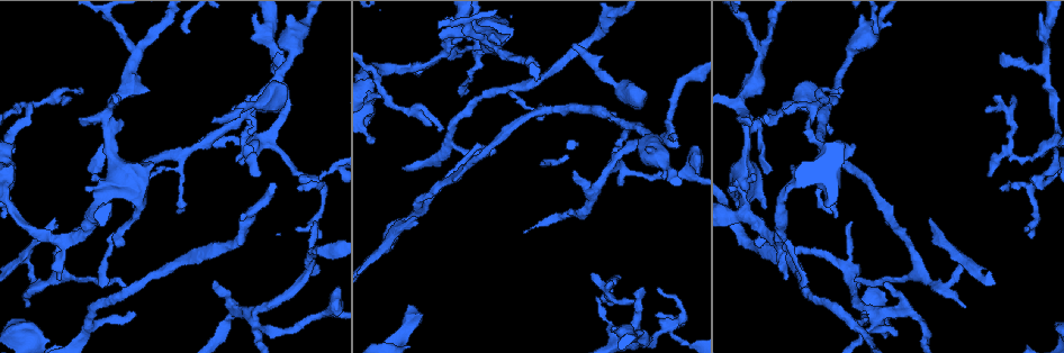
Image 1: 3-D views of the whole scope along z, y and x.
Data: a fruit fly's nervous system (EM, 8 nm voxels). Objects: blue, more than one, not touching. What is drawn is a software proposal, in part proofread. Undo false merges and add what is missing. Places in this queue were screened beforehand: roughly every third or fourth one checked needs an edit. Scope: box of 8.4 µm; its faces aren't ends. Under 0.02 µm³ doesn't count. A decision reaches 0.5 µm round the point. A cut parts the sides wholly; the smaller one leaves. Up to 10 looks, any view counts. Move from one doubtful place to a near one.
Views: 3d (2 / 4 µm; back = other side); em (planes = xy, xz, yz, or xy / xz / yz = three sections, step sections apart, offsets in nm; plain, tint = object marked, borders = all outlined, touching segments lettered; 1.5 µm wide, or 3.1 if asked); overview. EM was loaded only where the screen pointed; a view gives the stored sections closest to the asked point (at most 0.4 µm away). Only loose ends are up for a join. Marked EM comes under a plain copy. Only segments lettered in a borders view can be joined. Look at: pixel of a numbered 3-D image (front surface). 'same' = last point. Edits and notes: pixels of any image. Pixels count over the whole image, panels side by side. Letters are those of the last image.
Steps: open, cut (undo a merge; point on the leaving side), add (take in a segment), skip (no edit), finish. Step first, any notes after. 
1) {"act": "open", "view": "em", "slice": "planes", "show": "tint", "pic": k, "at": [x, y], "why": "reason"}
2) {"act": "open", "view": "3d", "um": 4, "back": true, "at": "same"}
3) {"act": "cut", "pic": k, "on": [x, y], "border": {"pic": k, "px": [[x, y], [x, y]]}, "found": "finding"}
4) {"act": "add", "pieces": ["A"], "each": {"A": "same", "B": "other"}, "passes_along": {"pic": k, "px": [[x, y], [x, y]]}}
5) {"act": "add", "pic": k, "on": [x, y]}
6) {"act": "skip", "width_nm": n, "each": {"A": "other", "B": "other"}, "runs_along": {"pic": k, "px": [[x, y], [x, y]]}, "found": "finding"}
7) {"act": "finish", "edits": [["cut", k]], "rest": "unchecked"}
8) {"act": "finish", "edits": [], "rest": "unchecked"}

{"act": "open", "view": "3d", "um": 2, "pic": 1, "at": [59, 280], "why": "tapers out"}

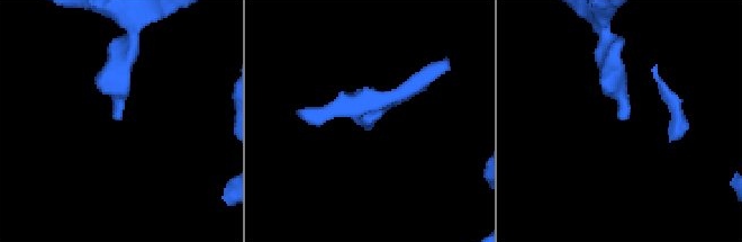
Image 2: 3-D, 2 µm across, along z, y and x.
{"act": "open", "view": "em", "slice": "yz", "step": 8, "show": "tint", "pic": 2, "at": [116, 119]}

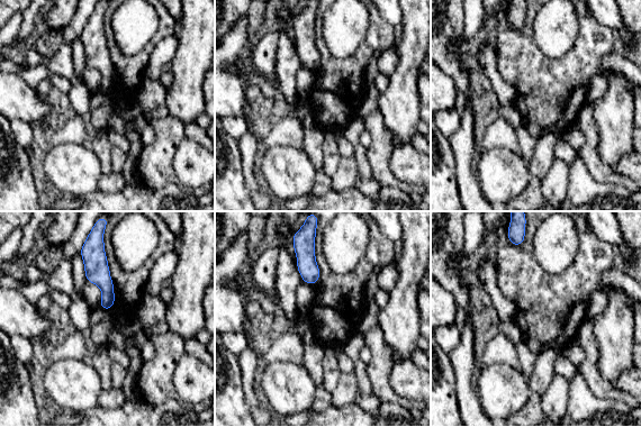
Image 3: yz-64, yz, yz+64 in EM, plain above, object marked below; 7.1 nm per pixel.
{"act": "open", "view": "em", "slice": "planes", "show": "borders", "at": "same", "why": "cut it another way"}

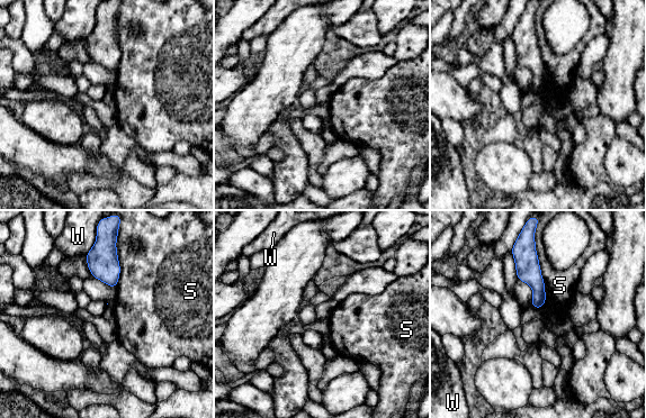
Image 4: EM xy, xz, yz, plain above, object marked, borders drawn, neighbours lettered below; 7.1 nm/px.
{"act": "skip", "each": {"S": "other", "W": "other"}, "border": {"pic": 4, "px": [[535, 229], [544, 306]]}, "found": "none of them fits"}

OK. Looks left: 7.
{"act": "open", "view": "3d", "um": 2, "pic": 1, "at": [835, 97], "why": "tapers out"}

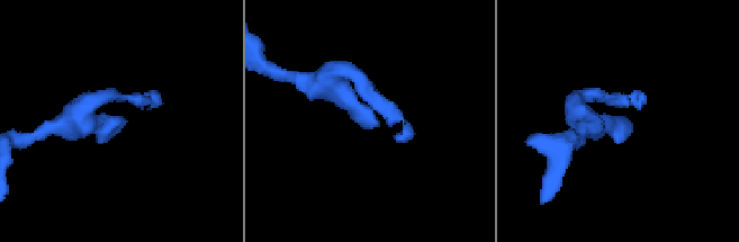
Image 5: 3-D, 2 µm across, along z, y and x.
{"act": "open", "view": "em", "slice": "xz", "step": 8, "show": "borders", "pic": 5, "at": [124, 121], "why": "need the tissue"}

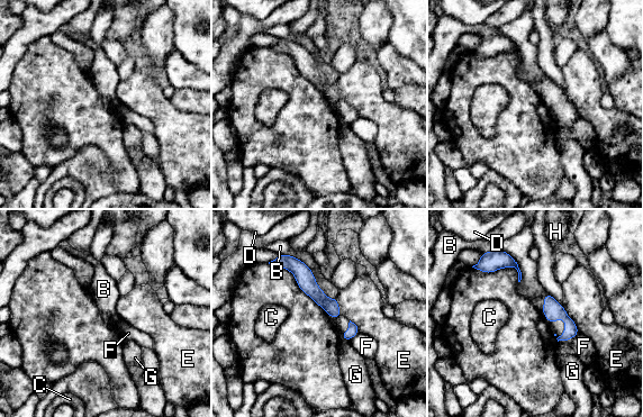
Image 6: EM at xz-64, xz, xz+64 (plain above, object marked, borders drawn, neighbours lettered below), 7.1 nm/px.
{"act": "open", "view": "em", "slice": "planes", "show": "borders", "at": "same"}

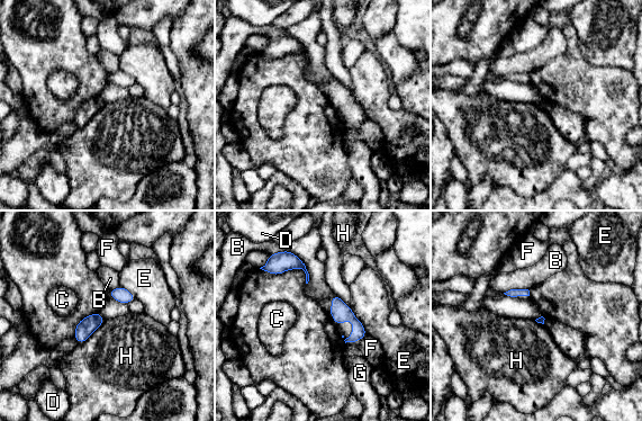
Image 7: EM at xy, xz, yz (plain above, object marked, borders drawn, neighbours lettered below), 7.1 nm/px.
{"act": "skip", "each": {"B": "other", "C": "other", "D": "other", "E": "other", "F": "other", "G": "other", "H": "other"}, "border": {"pic": 7, "px": [[105, 320], [79, 345]]}, "found": "none of them fits"}

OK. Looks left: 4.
{"act": "open", "view": "3d", "um": 4, "pic": 1, "at": [214, 117], "why": "tapers out"}

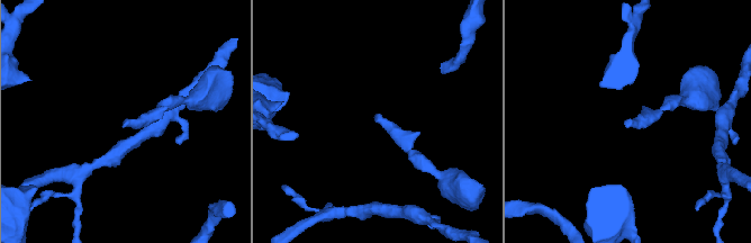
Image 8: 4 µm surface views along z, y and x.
{"act": "open", "view": "em", "slice": "xy", "step": 4, "show": "borders", "pic": 8, "at": [381, 116], "why": "shape alone is not enough"}

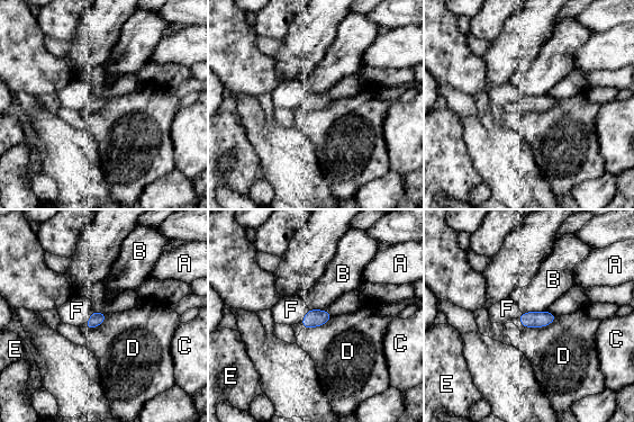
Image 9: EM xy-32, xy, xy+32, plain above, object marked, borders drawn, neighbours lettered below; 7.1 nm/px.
{"act": "open", "view": "em", "slice": "planes", "show": "borders", "at": "same"}

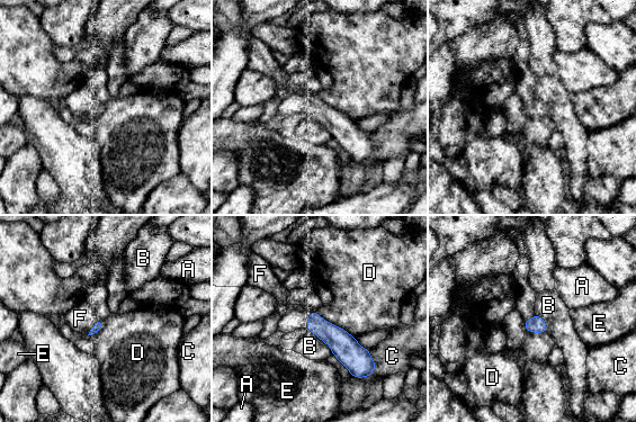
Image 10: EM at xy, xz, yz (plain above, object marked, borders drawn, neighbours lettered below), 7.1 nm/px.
{"act": "add", "pieces": ["F"], "longest_contact_nm": ["D", 360], "each": {"A": "other", "B": "other", "C": "other", "D": "other", "E": "other", "F": "same"}, "found": "the neuron continues"}

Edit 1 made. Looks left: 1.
{"act": "finish", "edits": [["add", 10]], "rest": "unchecked"}

